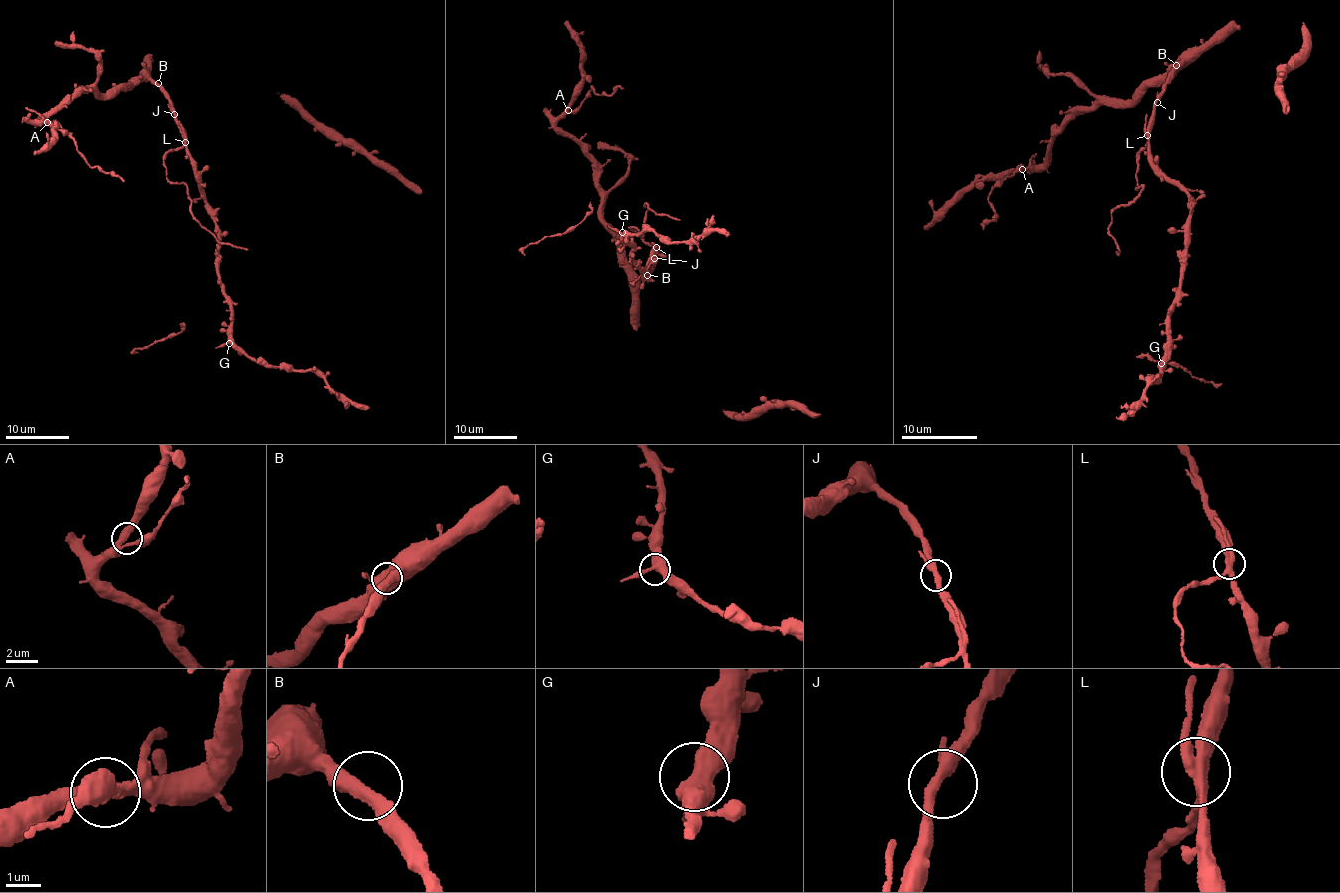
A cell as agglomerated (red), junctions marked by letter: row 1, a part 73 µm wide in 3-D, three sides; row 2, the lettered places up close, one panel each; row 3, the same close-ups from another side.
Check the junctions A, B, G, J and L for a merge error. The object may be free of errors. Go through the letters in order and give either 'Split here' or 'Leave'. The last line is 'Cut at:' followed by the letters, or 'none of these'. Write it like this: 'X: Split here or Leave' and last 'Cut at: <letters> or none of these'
A: Leave
B: Leave
G: Leave
J: Leave
L: Split here
Cut at: L

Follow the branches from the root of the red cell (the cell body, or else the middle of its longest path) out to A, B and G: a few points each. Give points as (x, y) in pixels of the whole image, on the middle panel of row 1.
A: (656, 256), (654, 266), (639, 277), (617, 253), (617, 240), (603, 218), (595, 160), (557, 127), (568, 110)
B: (656, 256), (653, 269), (647, 275)
G: (656, 256), (653, 246), (653, 257), (644, 275), (629, 256), (634, 246), (622, 232)

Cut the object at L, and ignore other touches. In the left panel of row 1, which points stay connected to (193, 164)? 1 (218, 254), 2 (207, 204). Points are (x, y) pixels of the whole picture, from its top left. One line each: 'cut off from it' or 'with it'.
1: with it
2: with it

